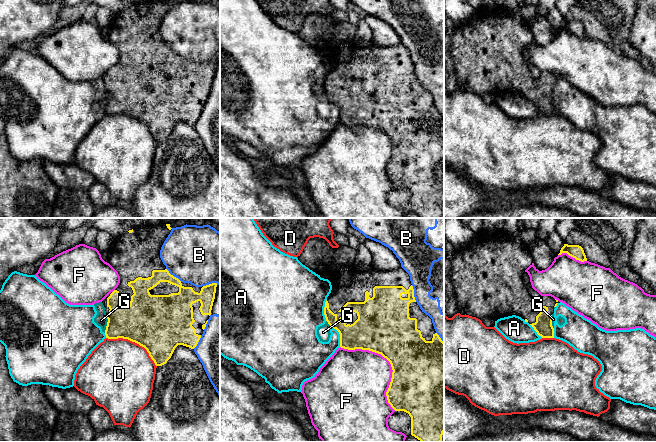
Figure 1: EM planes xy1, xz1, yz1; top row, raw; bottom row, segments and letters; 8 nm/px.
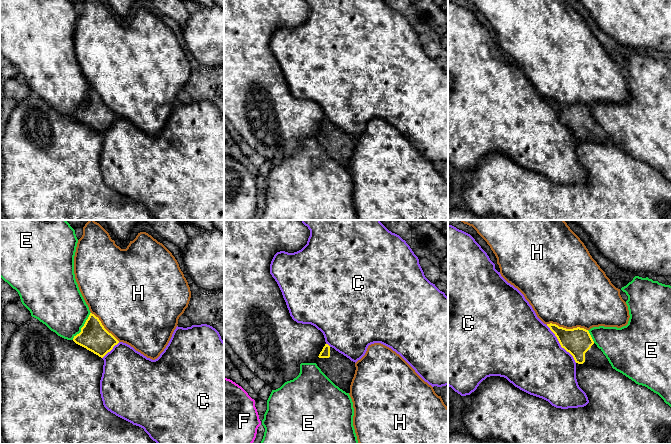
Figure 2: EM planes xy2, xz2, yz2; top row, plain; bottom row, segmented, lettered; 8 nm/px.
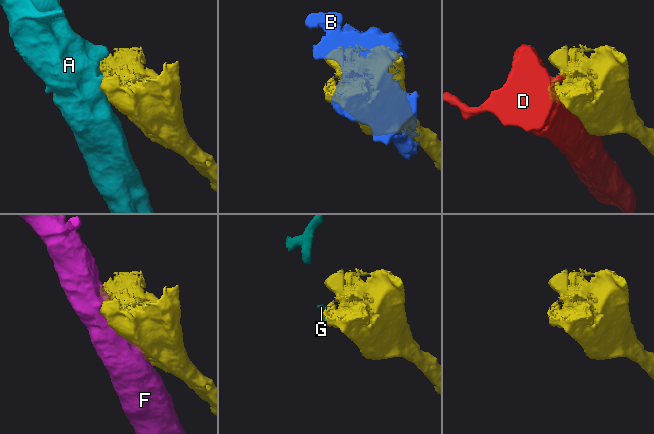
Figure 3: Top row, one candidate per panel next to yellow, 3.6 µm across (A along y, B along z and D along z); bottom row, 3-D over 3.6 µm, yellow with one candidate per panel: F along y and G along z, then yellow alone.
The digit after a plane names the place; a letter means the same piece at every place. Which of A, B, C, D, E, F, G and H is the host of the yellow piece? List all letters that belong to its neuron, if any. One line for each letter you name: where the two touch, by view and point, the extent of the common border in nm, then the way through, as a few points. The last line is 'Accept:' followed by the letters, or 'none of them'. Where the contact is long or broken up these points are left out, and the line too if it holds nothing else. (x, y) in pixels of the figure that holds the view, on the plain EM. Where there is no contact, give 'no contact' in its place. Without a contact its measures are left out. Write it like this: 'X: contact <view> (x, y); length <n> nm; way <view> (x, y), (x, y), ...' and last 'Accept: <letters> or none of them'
Accept: none of them

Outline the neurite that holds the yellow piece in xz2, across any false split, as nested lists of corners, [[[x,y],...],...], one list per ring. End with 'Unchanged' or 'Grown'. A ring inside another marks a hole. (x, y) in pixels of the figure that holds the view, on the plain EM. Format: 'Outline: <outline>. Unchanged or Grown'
Outline: [[[325,120],[315,139],[336,162],[350,169],[350,161],[356,146],[355,138]]]. Grown

